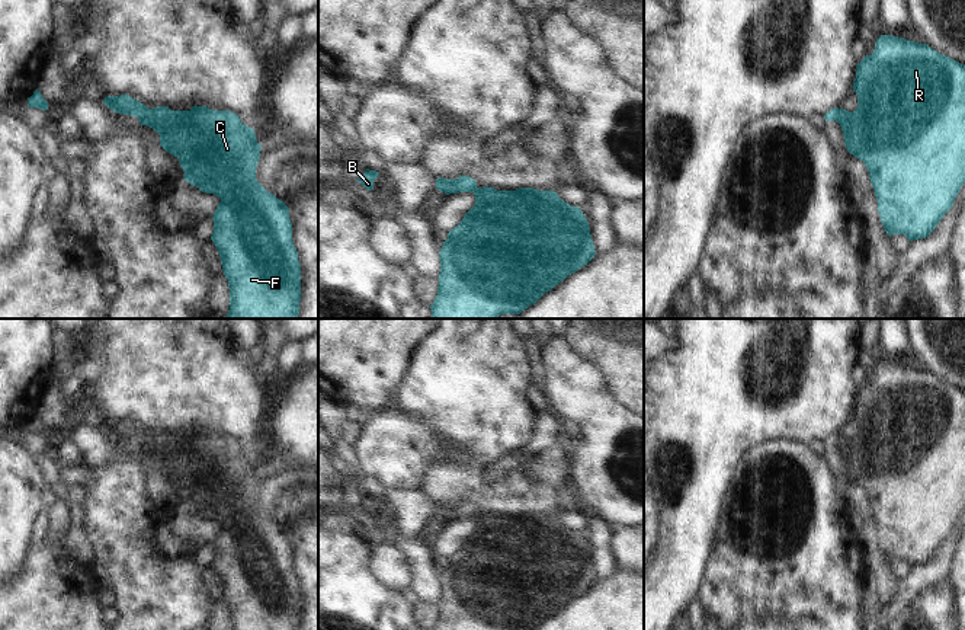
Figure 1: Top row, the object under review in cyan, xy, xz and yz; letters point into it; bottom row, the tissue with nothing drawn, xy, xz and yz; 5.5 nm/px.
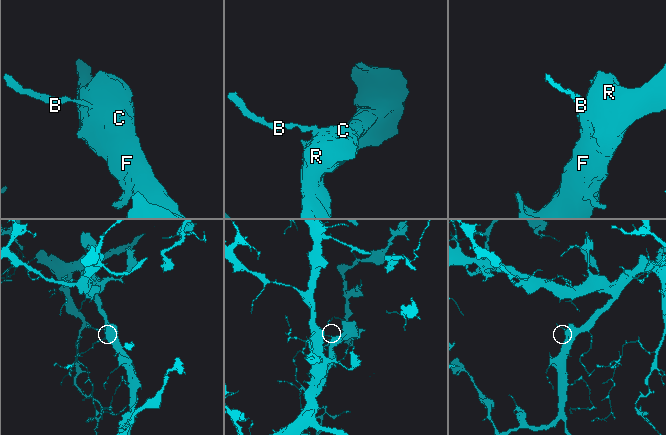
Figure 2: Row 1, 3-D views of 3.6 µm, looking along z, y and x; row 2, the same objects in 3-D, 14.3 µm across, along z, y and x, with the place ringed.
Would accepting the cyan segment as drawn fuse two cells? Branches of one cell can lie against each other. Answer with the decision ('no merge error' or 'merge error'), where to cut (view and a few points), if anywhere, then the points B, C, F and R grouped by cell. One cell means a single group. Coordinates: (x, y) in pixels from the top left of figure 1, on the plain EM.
merge error; cut in yz along (840, 435), (837, 447); B / C F R

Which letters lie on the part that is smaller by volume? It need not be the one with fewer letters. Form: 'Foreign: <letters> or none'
Foreign: B

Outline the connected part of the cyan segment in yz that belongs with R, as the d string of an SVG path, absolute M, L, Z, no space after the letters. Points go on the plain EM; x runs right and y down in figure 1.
M881 361L873 378L856 393L853 418L857 434L853 438L841 434L839 450L847 477L862 486L869 498L881 549L889 563L904 560L910 567L926 565L952 534L965 508L965 391L927 370Z

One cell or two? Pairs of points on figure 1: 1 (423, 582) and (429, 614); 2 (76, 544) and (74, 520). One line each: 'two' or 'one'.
1: two
2: one

